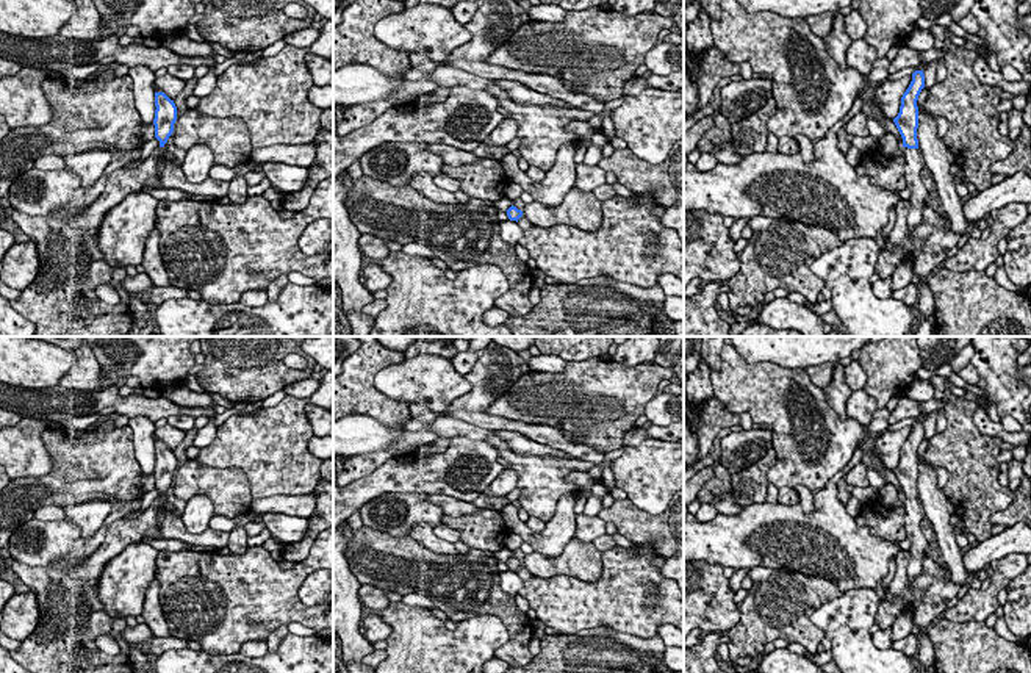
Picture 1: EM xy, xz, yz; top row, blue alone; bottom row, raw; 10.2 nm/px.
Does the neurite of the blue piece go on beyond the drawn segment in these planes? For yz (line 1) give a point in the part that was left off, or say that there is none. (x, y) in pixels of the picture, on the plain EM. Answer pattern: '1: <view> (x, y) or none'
1: yz (914, 515)

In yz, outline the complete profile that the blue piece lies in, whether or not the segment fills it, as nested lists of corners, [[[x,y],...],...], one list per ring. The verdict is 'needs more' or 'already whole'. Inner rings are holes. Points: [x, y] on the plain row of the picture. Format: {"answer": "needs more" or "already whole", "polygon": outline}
{"answer": "needs more", "polygon": [[[923,421],[912,424],[912,432],[901,448],[898,466],[893,470],[901,488],[906,510],[906,532],[911,542],[911,560],[907,565],[909,579],[917,578],[923,568],[923,556],[926,554],[928,540],[925,538],[920,523],[923,512],[918,501],[917,479],[918,479],[918,457],[917,451],[925,438]]]}

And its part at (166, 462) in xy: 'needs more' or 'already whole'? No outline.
needs more

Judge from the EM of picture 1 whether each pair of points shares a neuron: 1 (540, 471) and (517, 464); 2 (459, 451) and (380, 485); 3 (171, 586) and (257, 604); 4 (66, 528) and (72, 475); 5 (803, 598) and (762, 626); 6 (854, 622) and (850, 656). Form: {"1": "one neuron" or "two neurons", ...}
{"1": "one neuron", "2": "one neuron", "3": "one neuron", "4": "two neurons", "5": "one neuron", "6": "one neuron"}

